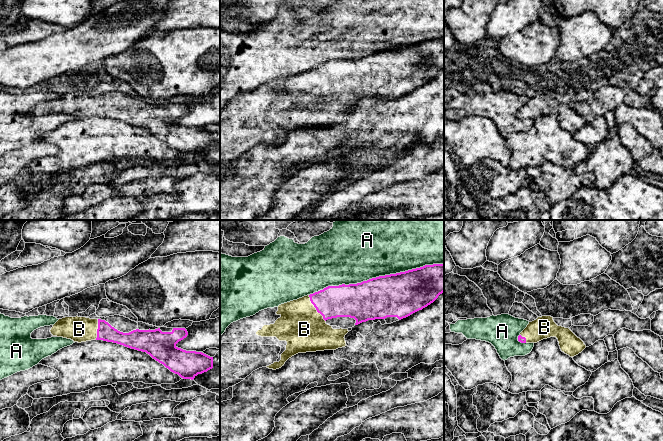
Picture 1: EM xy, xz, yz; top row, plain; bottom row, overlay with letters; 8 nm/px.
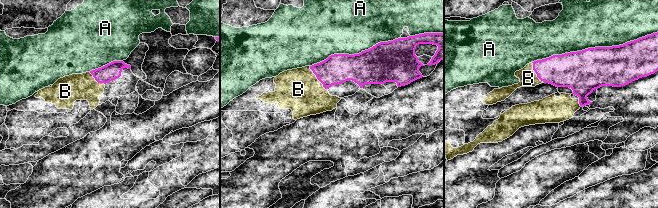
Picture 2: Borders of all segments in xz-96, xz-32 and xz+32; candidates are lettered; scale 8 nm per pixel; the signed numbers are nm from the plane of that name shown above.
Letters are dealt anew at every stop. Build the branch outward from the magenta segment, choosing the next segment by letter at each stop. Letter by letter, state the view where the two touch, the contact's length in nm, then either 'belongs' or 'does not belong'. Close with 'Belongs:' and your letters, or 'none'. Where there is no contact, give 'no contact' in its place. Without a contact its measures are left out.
A: meets magenta in xz; contact 1100 nm long; does not belong
B: meets magenta in xz; contact 260 nm long; belongs
Belongs: B

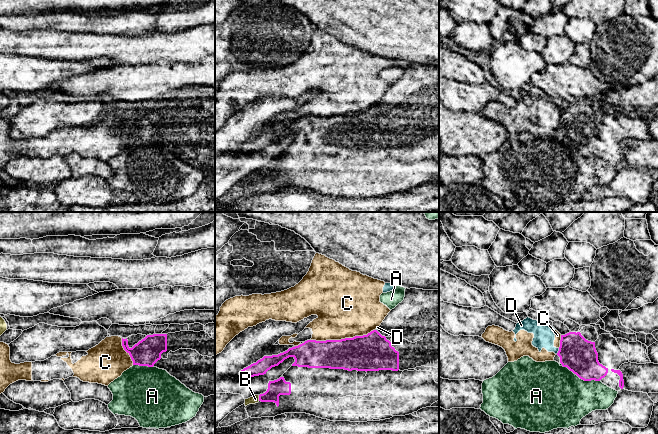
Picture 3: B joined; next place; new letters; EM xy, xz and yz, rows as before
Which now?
A: meets magenta in yz; contact 340 nm long; does not belong
B: meets magenta in xz; contact 50 nm long; does not belong
C: meets magenta in xz; contact 550 nm long; does not belong
D: meets magenta in yz; contact 50 nm long; does not belong
Belongs: none

